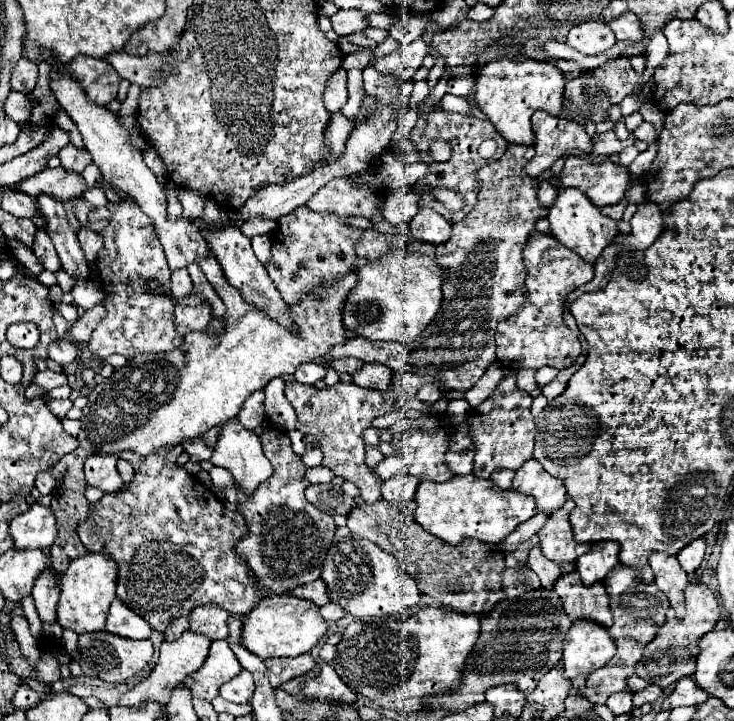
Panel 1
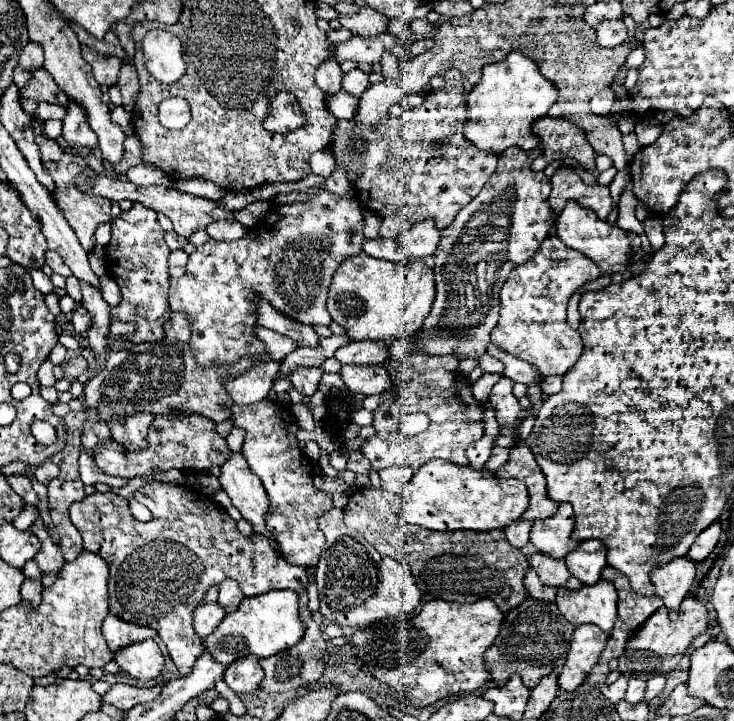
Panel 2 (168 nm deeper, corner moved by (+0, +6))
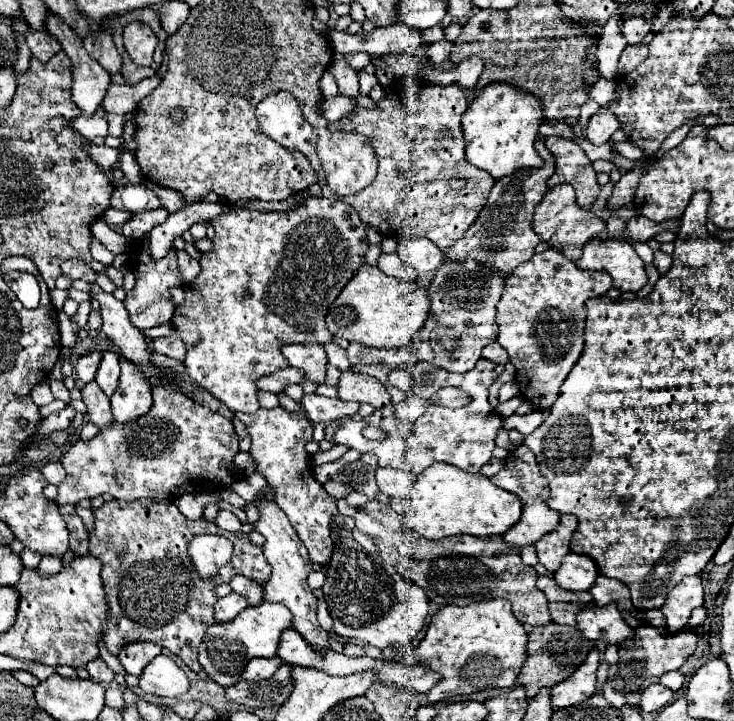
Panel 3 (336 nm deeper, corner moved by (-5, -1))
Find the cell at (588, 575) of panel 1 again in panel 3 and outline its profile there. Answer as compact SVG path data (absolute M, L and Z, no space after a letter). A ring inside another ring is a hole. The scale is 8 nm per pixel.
M569 552L563 558L563 564L555 572L555 582L569 592L581 592L589 590L597 578L597 566L587 556L579 556Z

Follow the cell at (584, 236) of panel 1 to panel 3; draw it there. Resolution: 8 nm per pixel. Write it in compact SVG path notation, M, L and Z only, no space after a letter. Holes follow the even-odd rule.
M591 240L577 262L583 270L603 270L613 276L613 286L623 292L639 292L647 284L643 260L625 240Z

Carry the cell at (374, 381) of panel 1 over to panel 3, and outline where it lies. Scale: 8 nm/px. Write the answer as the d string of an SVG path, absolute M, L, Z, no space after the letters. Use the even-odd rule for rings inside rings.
M343 372L337 384L339 390L339 400L353 400L361 404L371 404L373 408L383 408L389 404L389 394L385 386L365 374L355 374L355 372Z

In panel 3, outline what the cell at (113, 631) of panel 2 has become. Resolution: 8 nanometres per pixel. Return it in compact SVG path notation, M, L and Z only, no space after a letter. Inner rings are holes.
M135 642L133 646L127 646L123 652L119 652L119 660L125 666L127 674L135 674L139 676L145 666L161 654L161 646L159 644L151 644L151 642Z

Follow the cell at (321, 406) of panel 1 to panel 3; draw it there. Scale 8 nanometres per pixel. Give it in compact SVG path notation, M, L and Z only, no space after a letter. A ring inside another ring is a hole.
M471 258L463 262L443 260L431 280L431 286L427 288L431 302L429 316L411 342L417 358L451 372L473 370L475 362L481 358L481 350L497 338L495 308L501 300L503 288L503 274L495 268L479 264Z

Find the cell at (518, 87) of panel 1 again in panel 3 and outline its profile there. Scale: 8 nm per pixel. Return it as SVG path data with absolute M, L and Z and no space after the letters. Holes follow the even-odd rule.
M509 84L485 86L461 118L467 162L483 168L495 180L505 178L519 168L541 168L543 158L535 150L535 138L539 136L541 118L543 104L539 98L519 92Z

